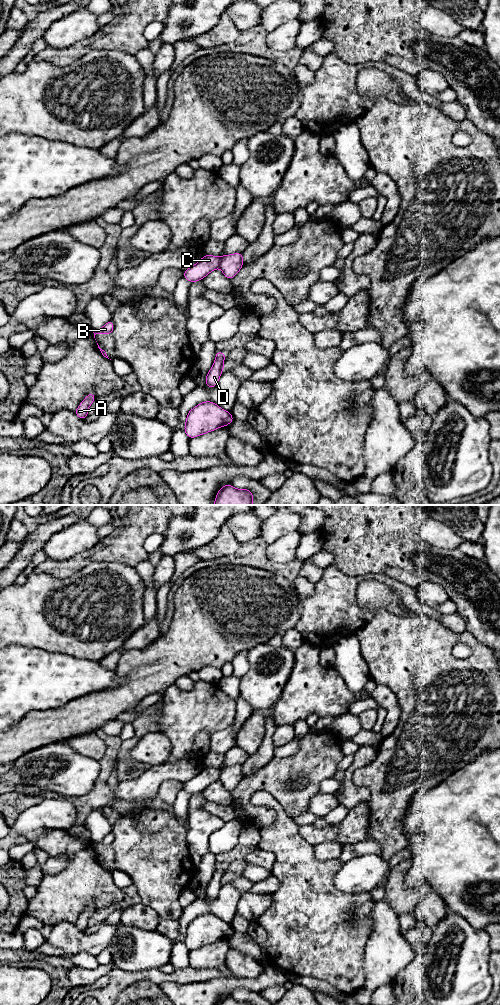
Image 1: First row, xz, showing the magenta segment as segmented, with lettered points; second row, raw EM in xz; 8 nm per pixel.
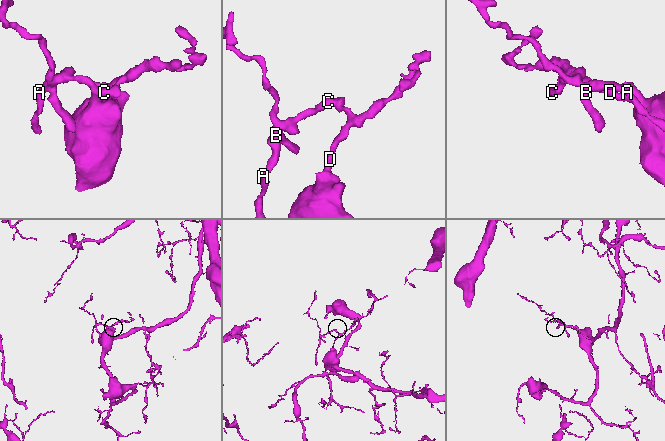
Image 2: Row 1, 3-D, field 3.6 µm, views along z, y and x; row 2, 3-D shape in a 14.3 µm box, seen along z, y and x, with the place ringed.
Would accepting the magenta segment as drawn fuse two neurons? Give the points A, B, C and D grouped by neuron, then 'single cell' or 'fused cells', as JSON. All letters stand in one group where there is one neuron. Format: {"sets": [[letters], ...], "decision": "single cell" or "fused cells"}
{"sets": [["A", "B", "C"], ["D"]], "decision": "fused cells"}

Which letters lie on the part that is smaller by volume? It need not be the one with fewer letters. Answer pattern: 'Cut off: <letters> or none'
Cut off: A, B, C

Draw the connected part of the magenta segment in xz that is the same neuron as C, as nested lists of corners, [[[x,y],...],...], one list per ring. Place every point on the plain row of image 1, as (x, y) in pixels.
[[[204,767],[198,775],[184,782],[184,790],[190,794],[202,792],[211,783],[219,780],[219,776],[220,769]]]

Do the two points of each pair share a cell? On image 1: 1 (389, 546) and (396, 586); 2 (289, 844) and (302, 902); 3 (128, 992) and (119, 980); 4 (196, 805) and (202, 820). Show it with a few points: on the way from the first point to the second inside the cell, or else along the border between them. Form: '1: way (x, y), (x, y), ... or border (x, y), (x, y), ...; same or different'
1: border (372, 573), (389, 575), (415, 590); different
2: way (295, 858), (297, 869), (302, 876), (302, 888); same
3: border (147, 979), (141, 979), (127, 985), (118, 994); different
4: way (196, 809), (198, 816); same

